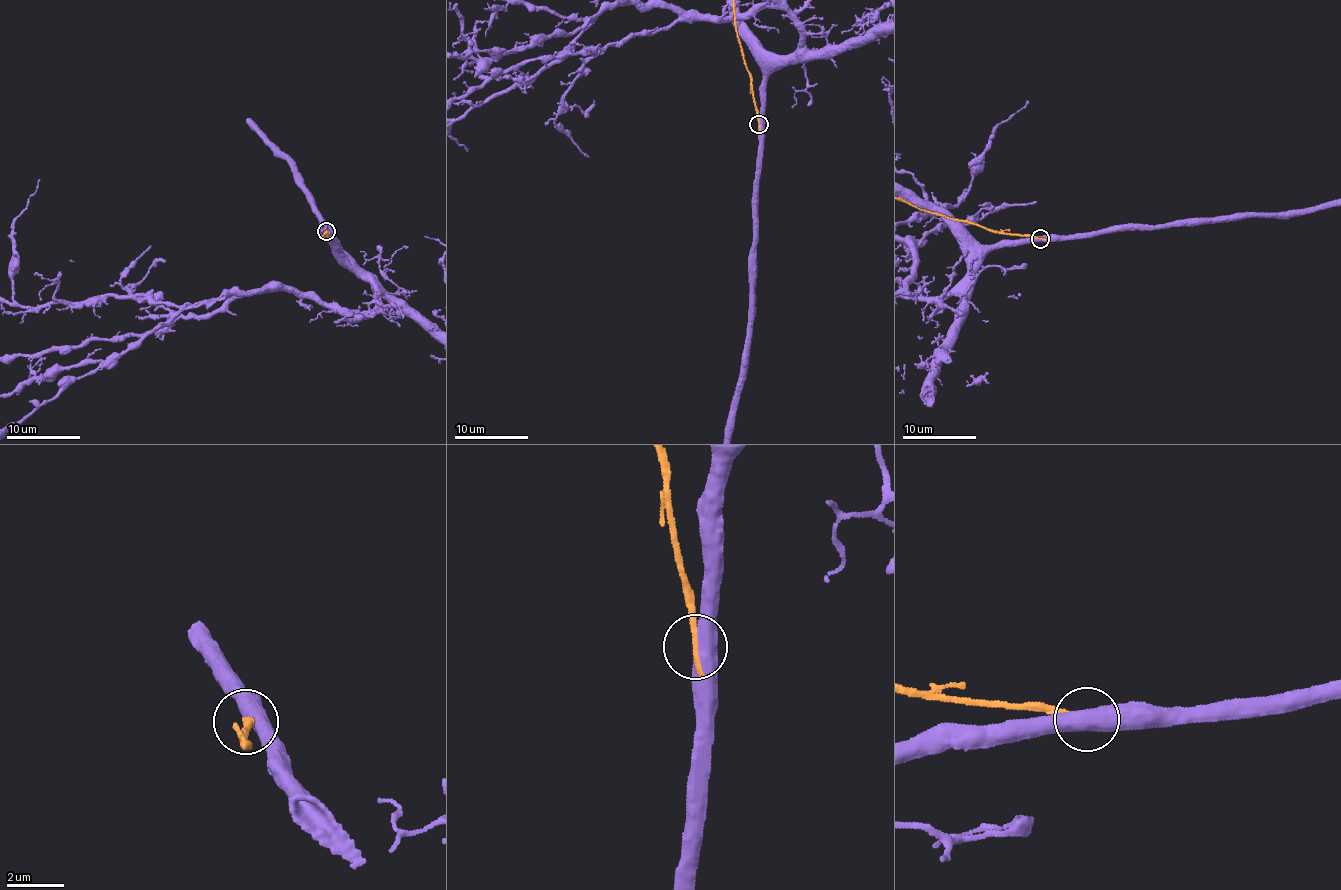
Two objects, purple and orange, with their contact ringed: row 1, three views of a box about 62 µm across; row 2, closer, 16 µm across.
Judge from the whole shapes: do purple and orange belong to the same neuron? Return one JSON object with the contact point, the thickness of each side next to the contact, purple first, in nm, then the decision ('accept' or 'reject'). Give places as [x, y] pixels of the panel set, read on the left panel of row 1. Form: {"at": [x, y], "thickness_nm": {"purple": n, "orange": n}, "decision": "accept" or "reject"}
{"at": [326, 231], "thickness_nm": {"purple": 550, "orange": 240}, "decision": "reject"}

